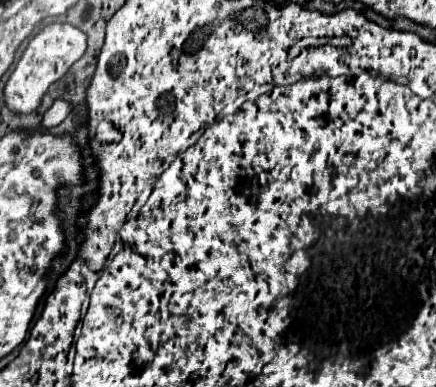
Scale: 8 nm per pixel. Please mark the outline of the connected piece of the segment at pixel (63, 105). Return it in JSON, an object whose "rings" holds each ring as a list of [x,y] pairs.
{"rings":[[[56,100],[56,102],[52,104],[52,108],[44,114],[42,126],[46,126],[46,128],[54,128],[54,126],[58,126],[58,124],[70,114],[70,110],[72,110],[72,106],[70,106],[68,102],[64,102],[64,100]]]}

